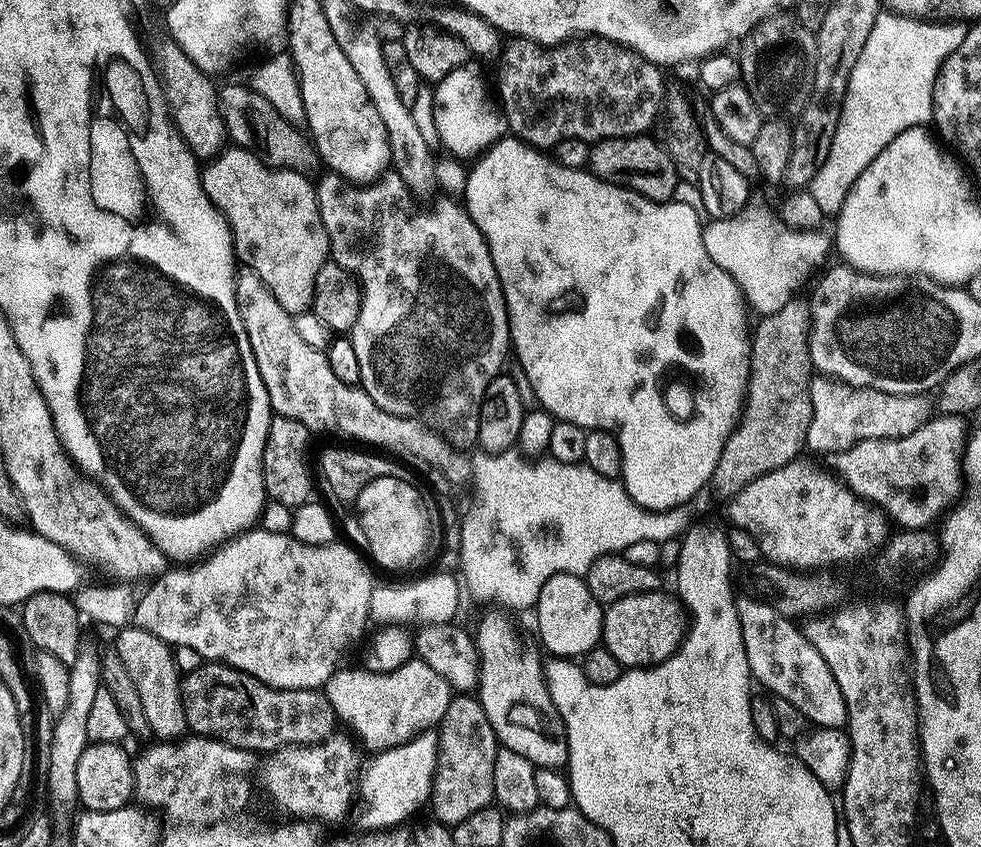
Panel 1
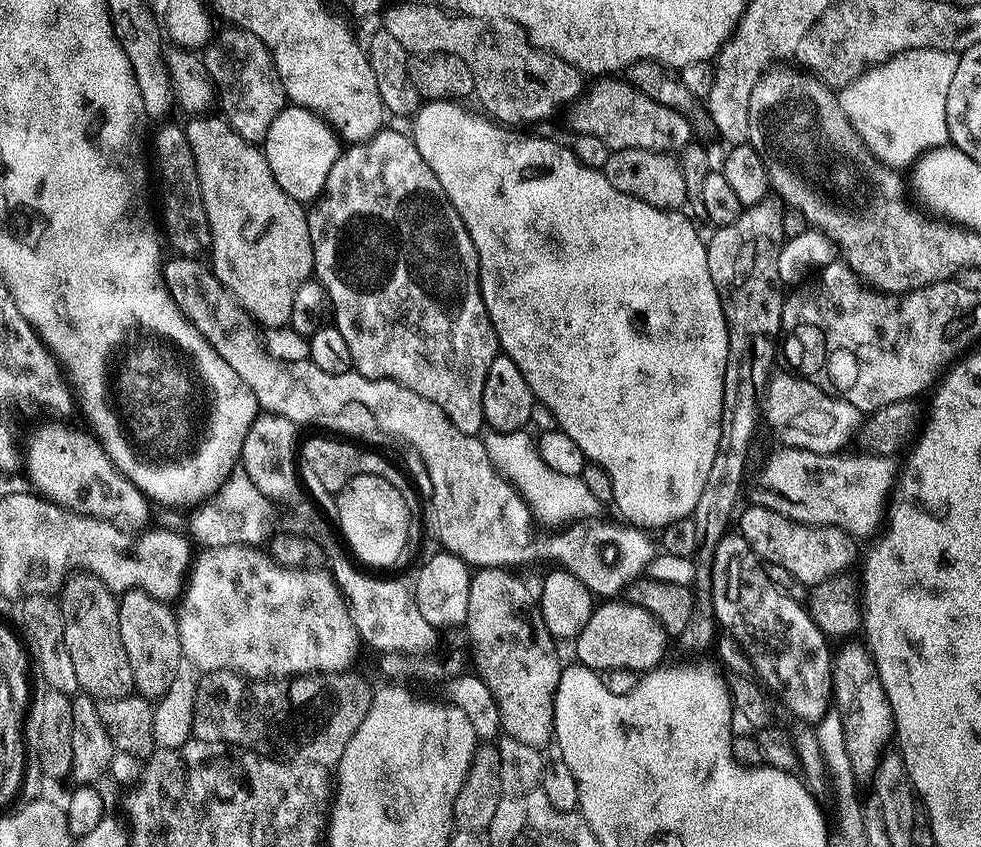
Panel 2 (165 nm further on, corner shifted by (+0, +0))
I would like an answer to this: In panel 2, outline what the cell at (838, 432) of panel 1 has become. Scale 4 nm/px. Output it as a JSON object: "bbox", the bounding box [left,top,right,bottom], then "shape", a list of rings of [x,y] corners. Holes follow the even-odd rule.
{"bbox":[762,371,862,454],"shape":[[[777,371],[769,379],[762,401],[766,418],[780,438],[779,443],[786,448],[801,448],[818,454],[836,454],[847,449],[844,447],[851,440],[853,443],[862,428],[862,413],[850,406],[850,402],[831,392],[823,392],[809,380],[797,378],[791,371],[783,371]]]}

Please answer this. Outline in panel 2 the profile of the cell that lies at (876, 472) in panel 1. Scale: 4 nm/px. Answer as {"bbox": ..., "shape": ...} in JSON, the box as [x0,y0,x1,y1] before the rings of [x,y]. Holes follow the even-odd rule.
{"bbox":[754,446,898,538],"shape":[[[783,446],[777,449],[760,476],[760,489],[754,497],[755,503],[773,508],[778,514],[796,520],[799,524],[821,524],[841,528],[856,538],[872,535],[875,537],[881,531],[886,520],[886,505],[898,484],[898,466],[896,470],[893,461],[895,459],[869,454],[863,450],[857,451],[857,456],[844,456],[848,454],[818,454],[810,450]]]}

